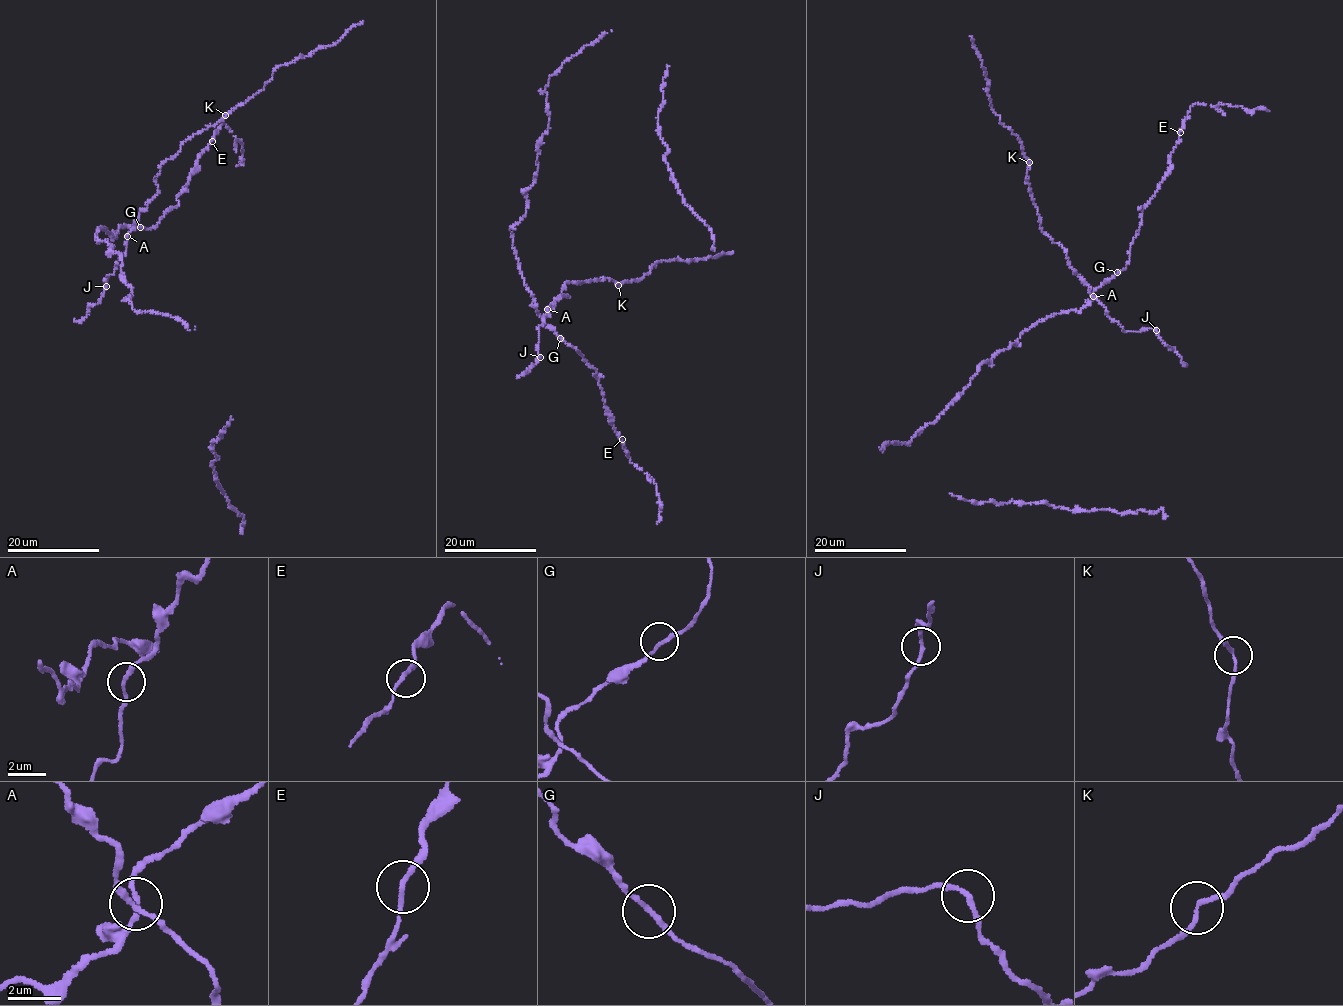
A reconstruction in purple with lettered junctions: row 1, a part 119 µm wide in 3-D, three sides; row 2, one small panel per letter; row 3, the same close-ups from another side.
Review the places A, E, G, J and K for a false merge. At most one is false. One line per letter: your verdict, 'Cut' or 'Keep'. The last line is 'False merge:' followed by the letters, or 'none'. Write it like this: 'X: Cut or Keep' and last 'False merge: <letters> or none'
A: Keep
E: Keep
G: Keep
J: Keep
K: Keep
False merge: none

